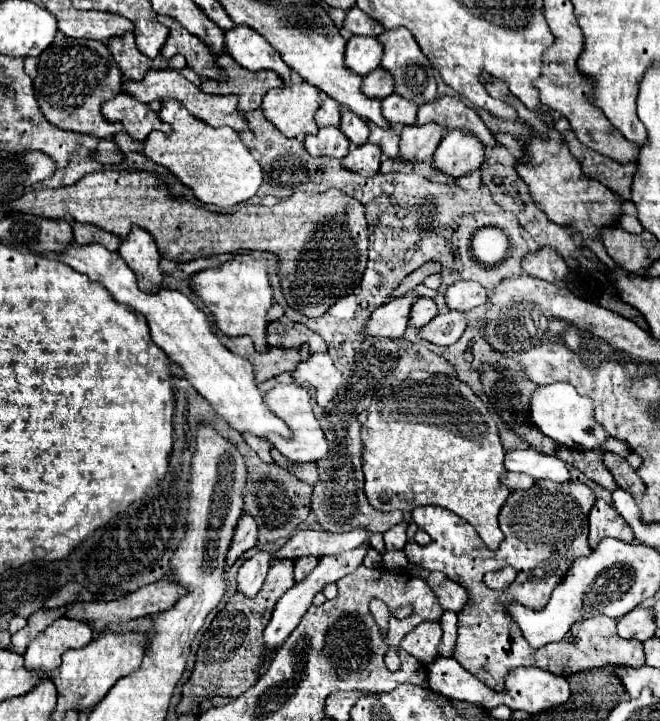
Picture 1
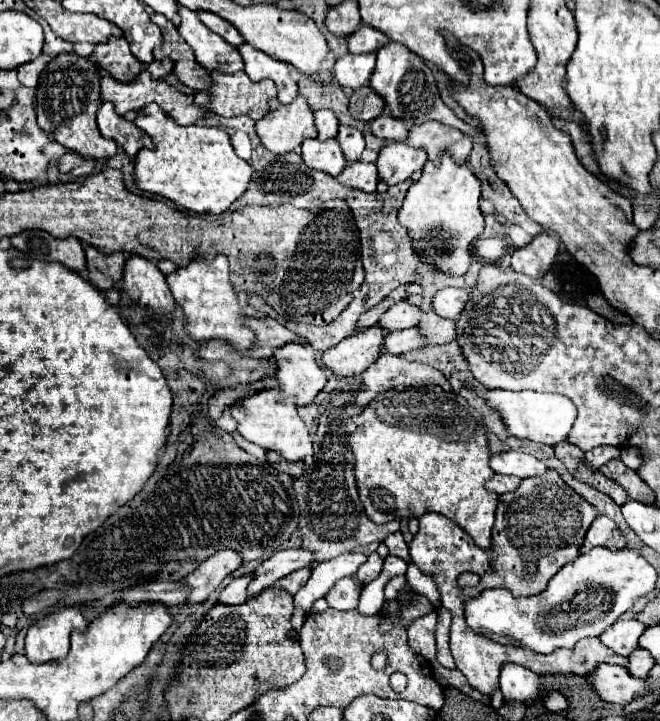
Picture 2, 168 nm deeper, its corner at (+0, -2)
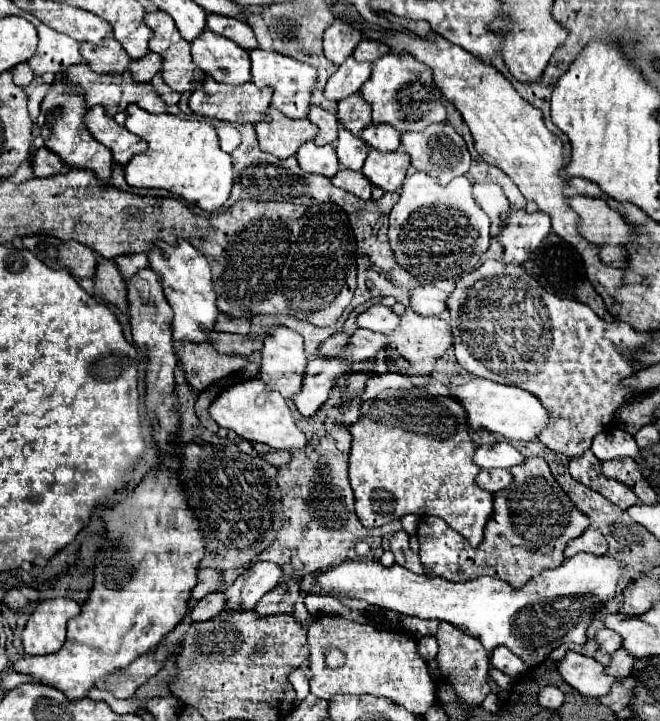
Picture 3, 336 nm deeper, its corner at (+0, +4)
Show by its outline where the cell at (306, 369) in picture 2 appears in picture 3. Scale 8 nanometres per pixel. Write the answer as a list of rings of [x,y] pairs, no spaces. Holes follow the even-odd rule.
[[[284,326],[266,328],[262,348],[260,380],[278,390],[286,400],[302,390],[302,376],[306,368],[304,340],[298,332]]]

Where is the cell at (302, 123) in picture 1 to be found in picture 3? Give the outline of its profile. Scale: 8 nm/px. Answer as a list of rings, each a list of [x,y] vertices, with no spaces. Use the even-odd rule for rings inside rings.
[[[274,108],[268,110],[268,116],[270,116],[270,122],[256,124],[256,138],[264,152],[270,152],[280,160],[294,156],[304,142],[314,140],[314,136],[318,134],[318,128],[308,118],[286,120]]]

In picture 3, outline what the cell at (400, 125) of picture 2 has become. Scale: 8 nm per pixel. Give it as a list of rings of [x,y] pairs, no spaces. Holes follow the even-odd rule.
[[[370,124],[360,138],[378,152],[394,152],[400,146],[400,132],[388,124]]]

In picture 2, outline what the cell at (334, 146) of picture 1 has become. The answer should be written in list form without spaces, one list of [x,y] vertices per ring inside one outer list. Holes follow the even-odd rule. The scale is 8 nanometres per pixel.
[[[314,138],[314,140],[302,142],[302,158],[306,166],[314,170],[322,170],[330,176],[338,176],[346,166],[346,158],[336,138],[330,138],[324,142],[318,142],[318,138]]]

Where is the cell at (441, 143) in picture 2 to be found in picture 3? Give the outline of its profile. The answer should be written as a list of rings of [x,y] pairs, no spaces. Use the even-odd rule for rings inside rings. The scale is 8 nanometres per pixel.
[[[430,124],[422,132],[404,132],[400,148],[410,156],[410,164],[432,178],[436,178],[442,186],[448,184],[452,178],[462,176],[470,168],[470,154],[466,142],[450,124]]]

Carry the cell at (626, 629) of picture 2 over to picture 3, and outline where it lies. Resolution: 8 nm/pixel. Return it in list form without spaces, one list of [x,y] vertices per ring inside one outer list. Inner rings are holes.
[[[602,628],[596,632],[594,640],[598,642],[598,650],[594,654],[594,660],[598,660],[602,666],[606,666],[610,662],[612,652],[616,652],[622,644],[622,638],[616,632],[610,632],[608,628]]]

